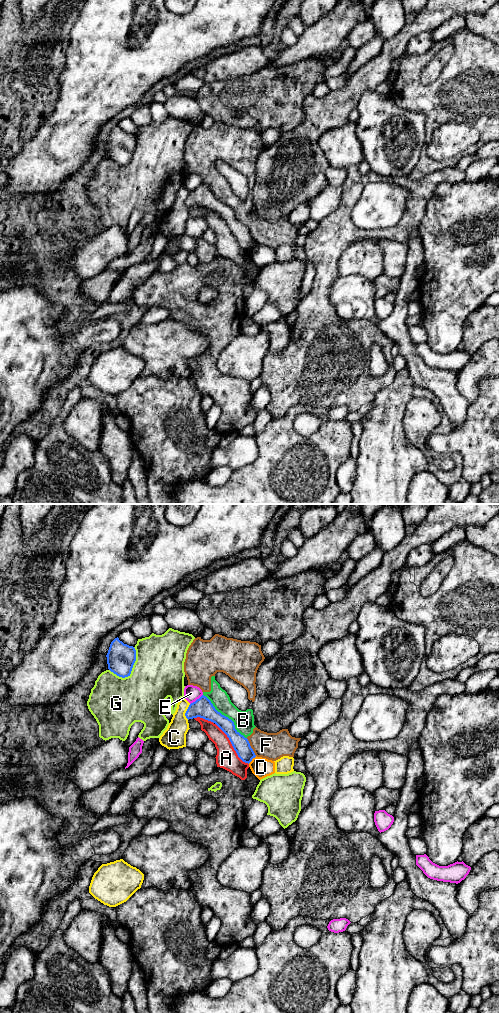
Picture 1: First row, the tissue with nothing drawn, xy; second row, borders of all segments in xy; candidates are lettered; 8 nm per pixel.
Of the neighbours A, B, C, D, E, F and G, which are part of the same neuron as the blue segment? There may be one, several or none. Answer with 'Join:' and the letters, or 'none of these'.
Join: none of these

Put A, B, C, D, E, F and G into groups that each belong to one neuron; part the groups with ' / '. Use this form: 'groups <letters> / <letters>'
groups A / B F / C / D / E / G

